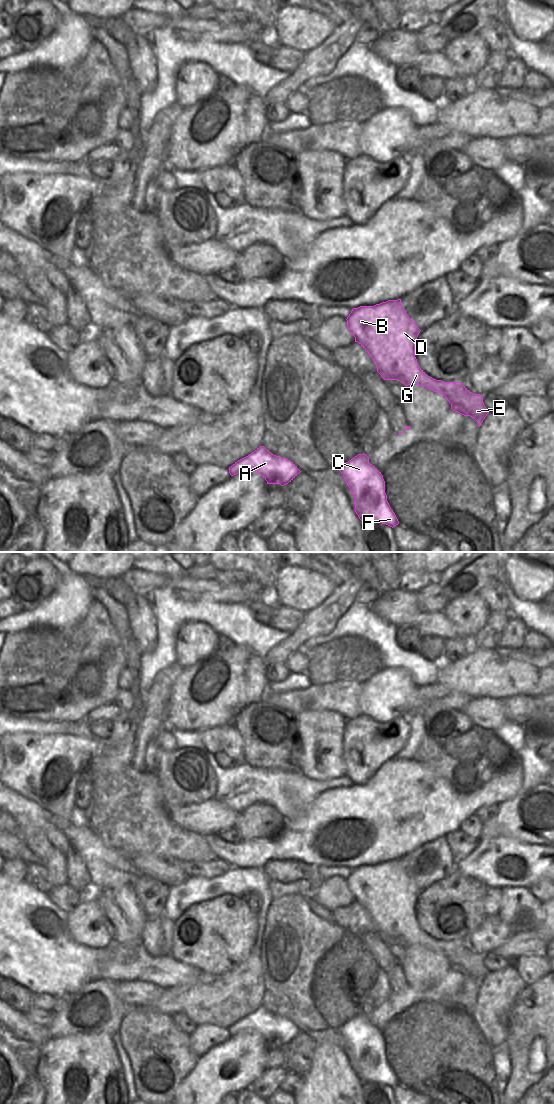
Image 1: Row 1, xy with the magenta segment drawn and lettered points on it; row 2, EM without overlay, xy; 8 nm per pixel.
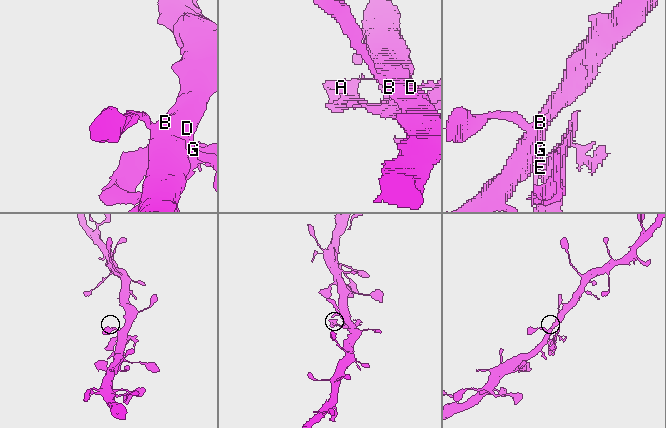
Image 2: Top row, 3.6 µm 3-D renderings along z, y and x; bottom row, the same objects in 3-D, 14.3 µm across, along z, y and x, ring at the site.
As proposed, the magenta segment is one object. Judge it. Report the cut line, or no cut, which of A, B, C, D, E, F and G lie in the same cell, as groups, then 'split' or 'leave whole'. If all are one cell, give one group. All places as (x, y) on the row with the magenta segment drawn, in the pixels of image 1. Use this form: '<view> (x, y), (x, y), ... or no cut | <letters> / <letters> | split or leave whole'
xy (433, 379), (426, 386) | A C E F / B D G | split

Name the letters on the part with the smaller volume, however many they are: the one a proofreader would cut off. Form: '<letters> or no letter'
A, C, E, F

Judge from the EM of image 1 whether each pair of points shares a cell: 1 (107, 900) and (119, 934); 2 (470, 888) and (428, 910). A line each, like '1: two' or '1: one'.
1: one
2: one

